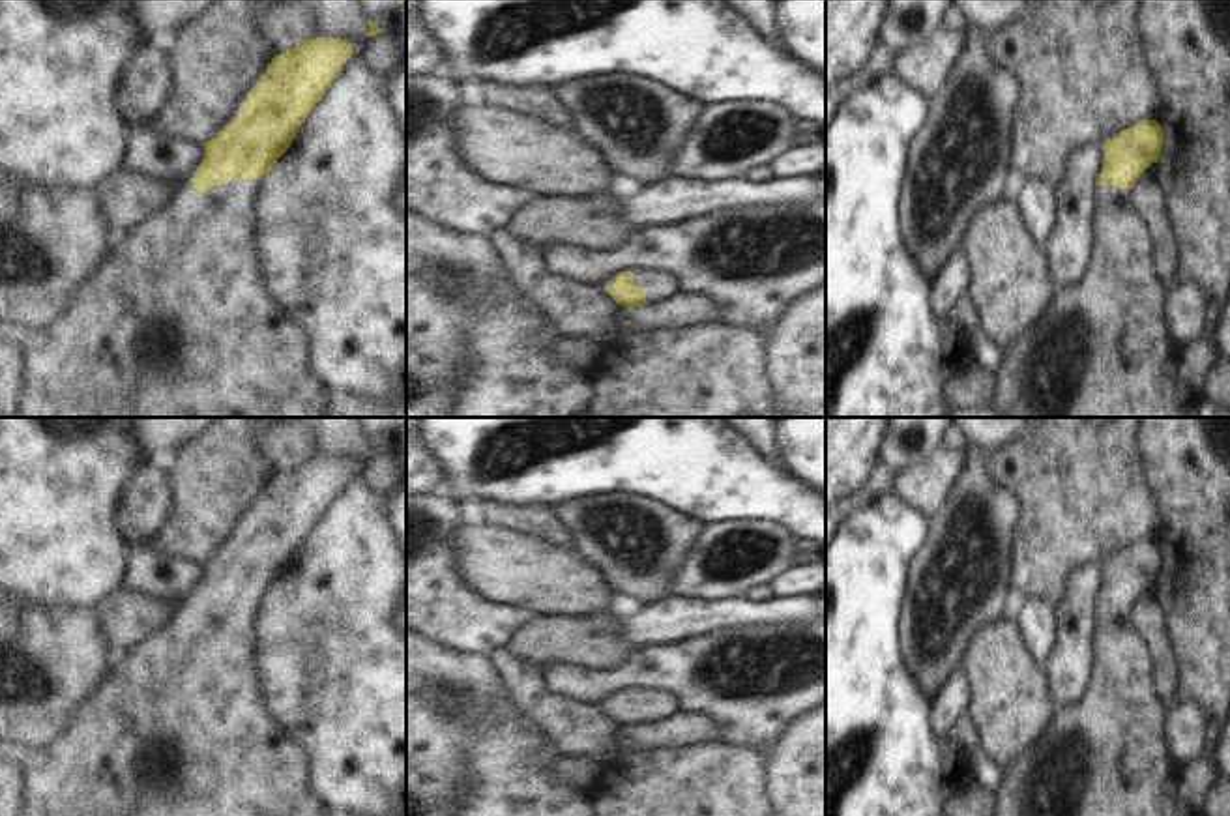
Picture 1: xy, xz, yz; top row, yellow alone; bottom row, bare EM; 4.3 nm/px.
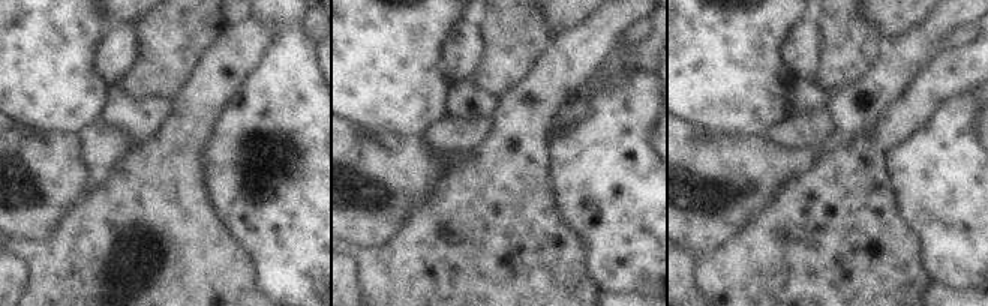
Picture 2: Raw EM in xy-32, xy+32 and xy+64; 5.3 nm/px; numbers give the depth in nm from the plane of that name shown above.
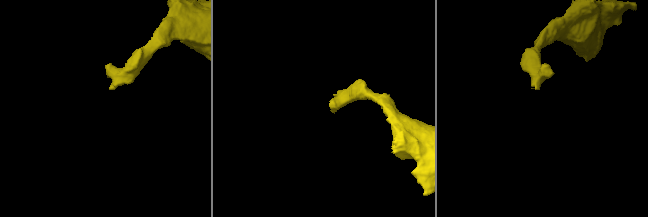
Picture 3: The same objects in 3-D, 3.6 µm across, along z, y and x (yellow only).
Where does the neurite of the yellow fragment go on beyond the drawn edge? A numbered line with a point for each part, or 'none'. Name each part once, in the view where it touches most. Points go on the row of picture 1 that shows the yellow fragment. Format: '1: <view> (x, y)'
1: xy (145, 347)

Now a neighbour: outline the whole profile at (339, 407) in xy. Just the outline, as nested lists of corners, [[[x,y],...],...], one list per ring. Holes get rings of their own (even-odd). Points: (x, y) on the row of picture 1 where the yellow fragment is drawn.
[[[328,393],[329,417],[406,417],[406,402],[376,402],[365,397]]]

